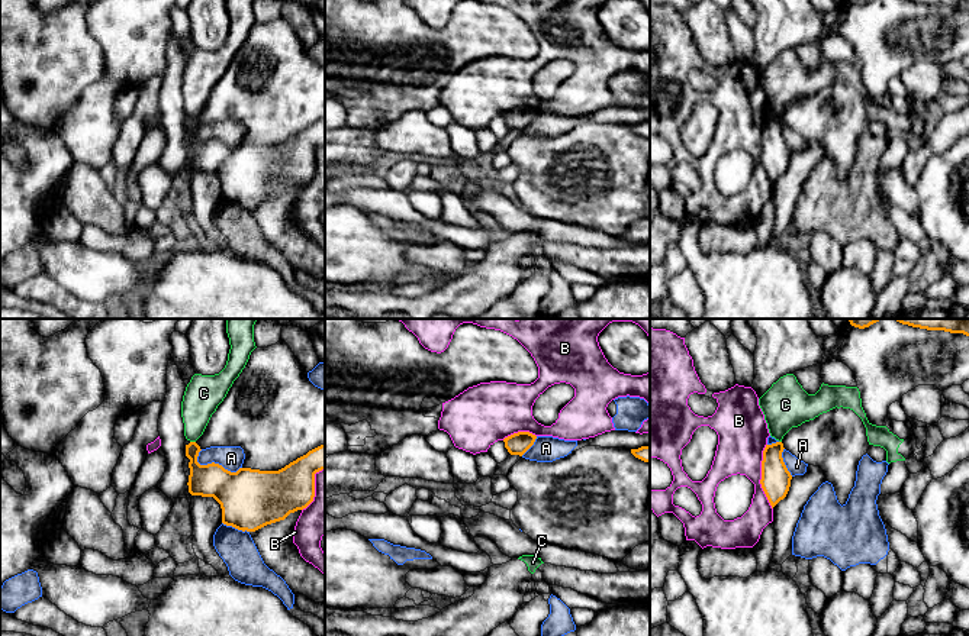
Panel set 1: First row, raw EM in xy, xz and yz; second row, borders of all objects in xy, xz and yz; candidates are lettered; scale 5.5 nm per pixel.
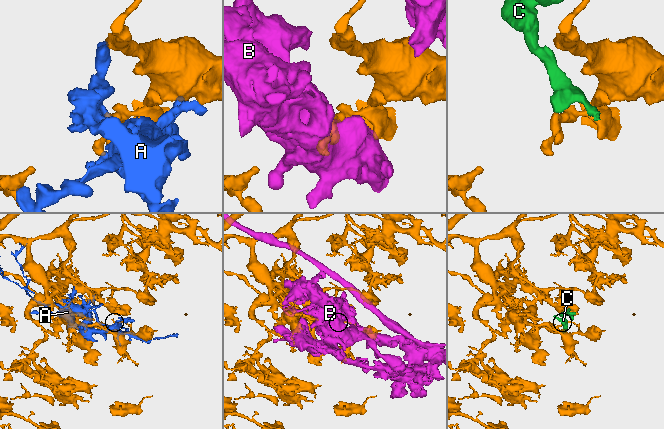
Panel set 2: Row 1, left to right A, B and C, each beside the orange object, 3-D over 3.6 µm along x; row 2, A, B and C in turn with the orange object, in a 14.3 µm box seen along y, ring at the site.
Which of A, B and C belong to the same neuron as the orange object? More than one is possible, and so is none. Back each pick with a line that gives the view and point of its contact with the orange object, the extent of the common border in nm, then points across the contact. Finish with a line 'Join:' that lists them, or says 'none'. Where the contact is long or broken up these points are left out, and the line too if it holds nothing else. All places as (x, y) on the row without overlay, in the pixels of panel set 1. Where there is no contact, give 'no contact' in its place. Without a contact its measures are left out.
Join: none

